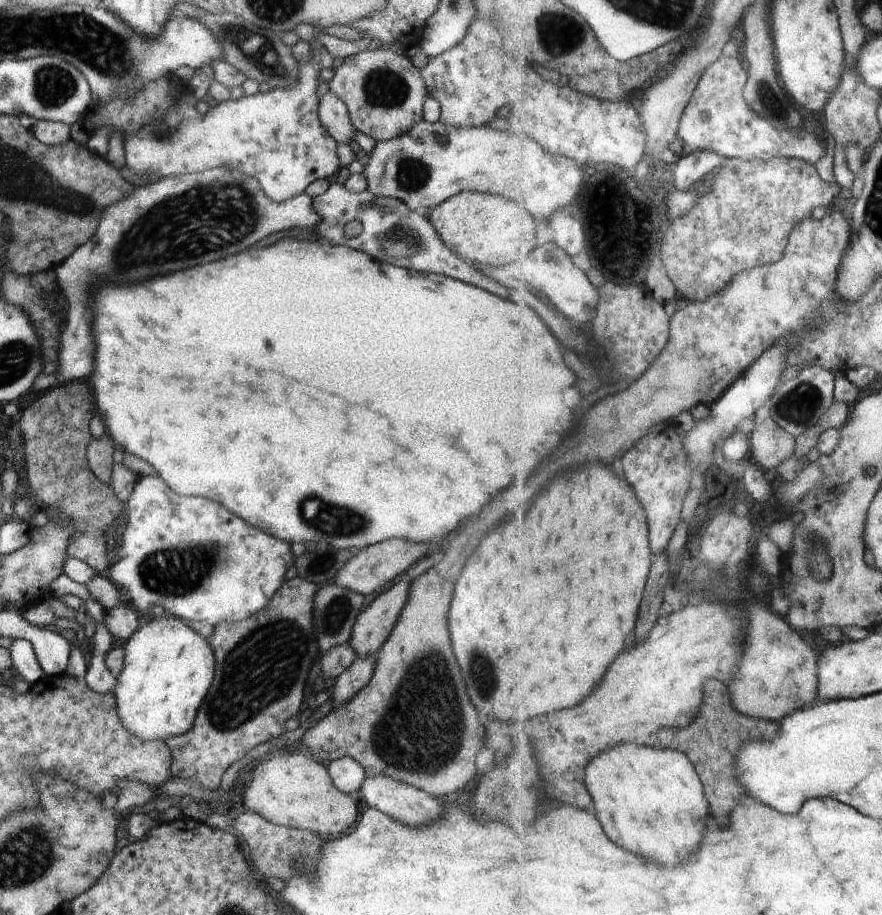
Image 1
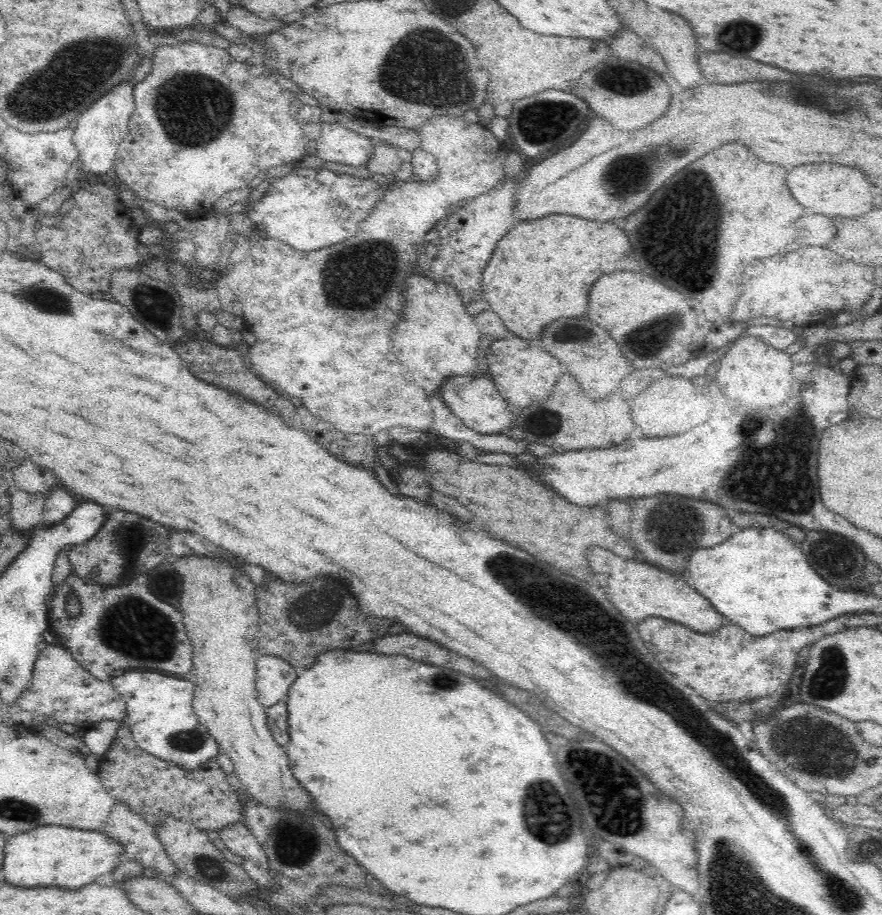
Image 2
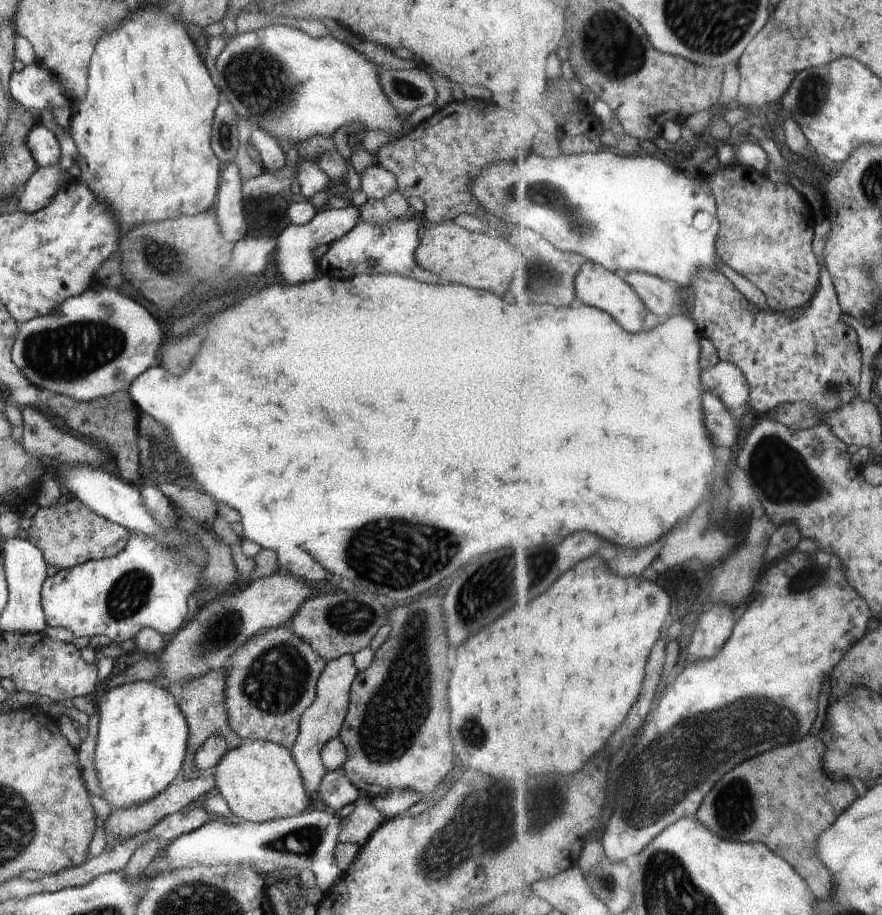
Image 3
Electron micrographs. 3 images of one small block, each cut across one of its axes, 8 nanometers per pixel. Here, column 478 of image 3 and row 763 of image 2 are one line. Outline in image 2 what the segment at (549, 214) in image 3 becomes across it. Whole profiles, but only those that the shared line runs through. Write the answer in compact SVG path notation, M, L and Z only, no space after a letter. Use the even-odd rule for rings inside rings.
M126 670L123 675L113 677L111 683L128 704L128 714L122 724L129 727L142 750L184 770L196 770L204 762L216 759L220 752L218 743L193 711L193 679L188 682L188 678L178 680L156 672Z

